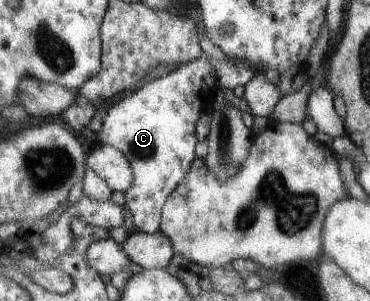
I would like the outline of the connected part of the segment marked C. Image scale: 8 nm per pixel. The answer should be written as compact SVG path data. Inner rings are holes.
M206 56L194 62L181 65L170 74L145 84L133 95L117 102L104 117L102 129L97 133L95 143L109 144L120 149L129 158L134 171L132 187L126 193L126 203L133 210L135 223L141 232L154 234L163 228L164 209L168 199L187 179L197 159L197 123L203 111L219 86L216 65Z

